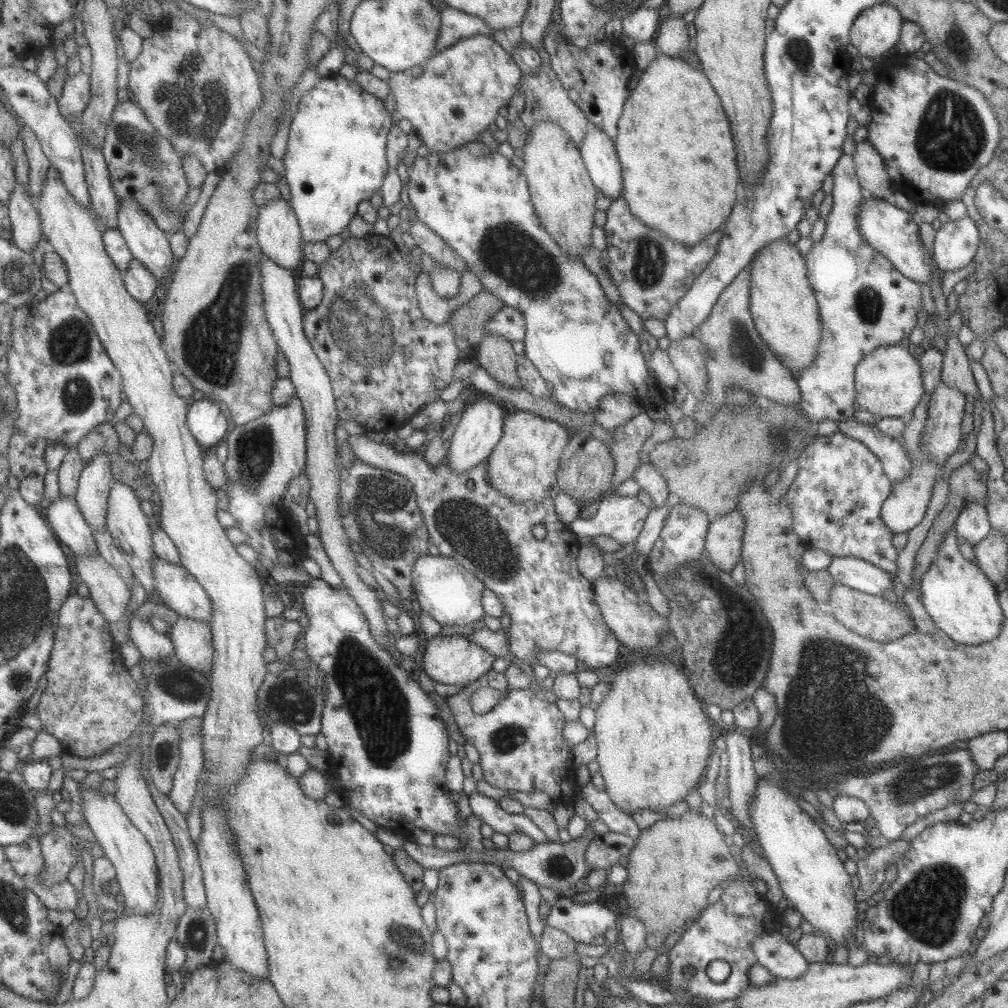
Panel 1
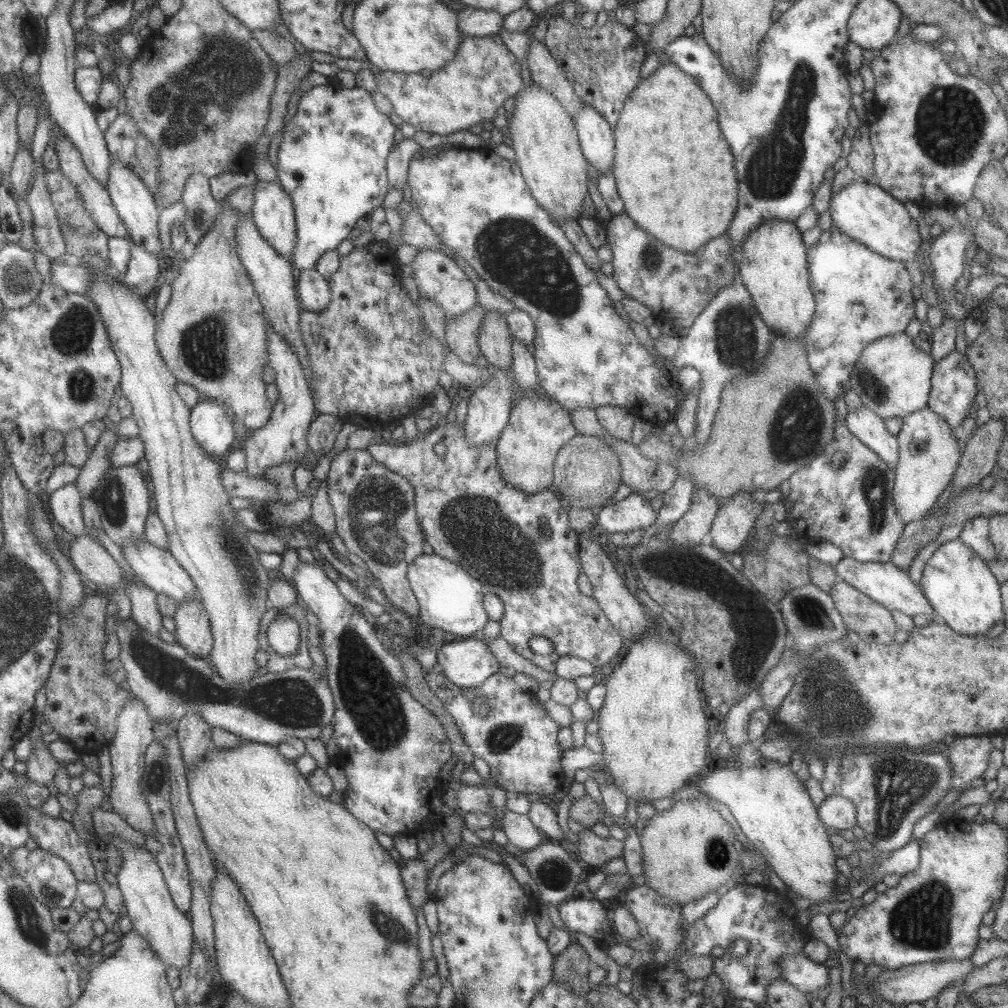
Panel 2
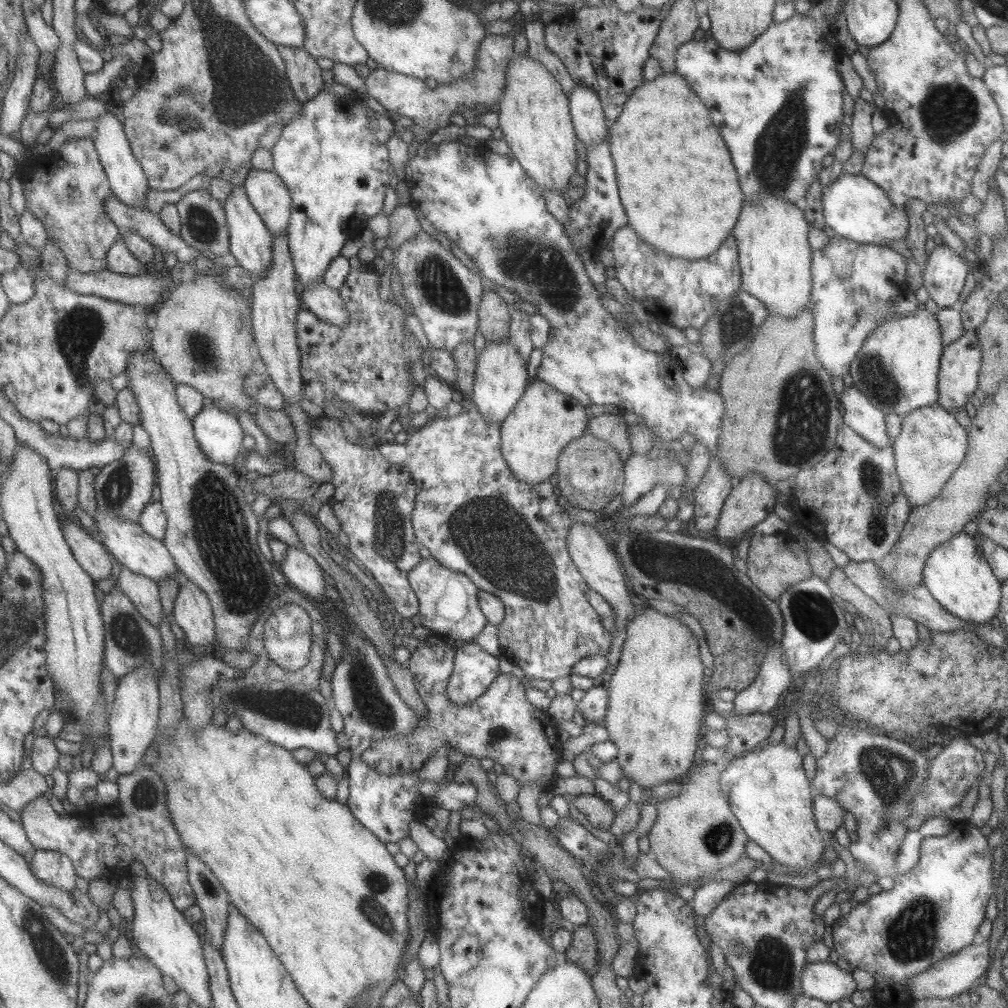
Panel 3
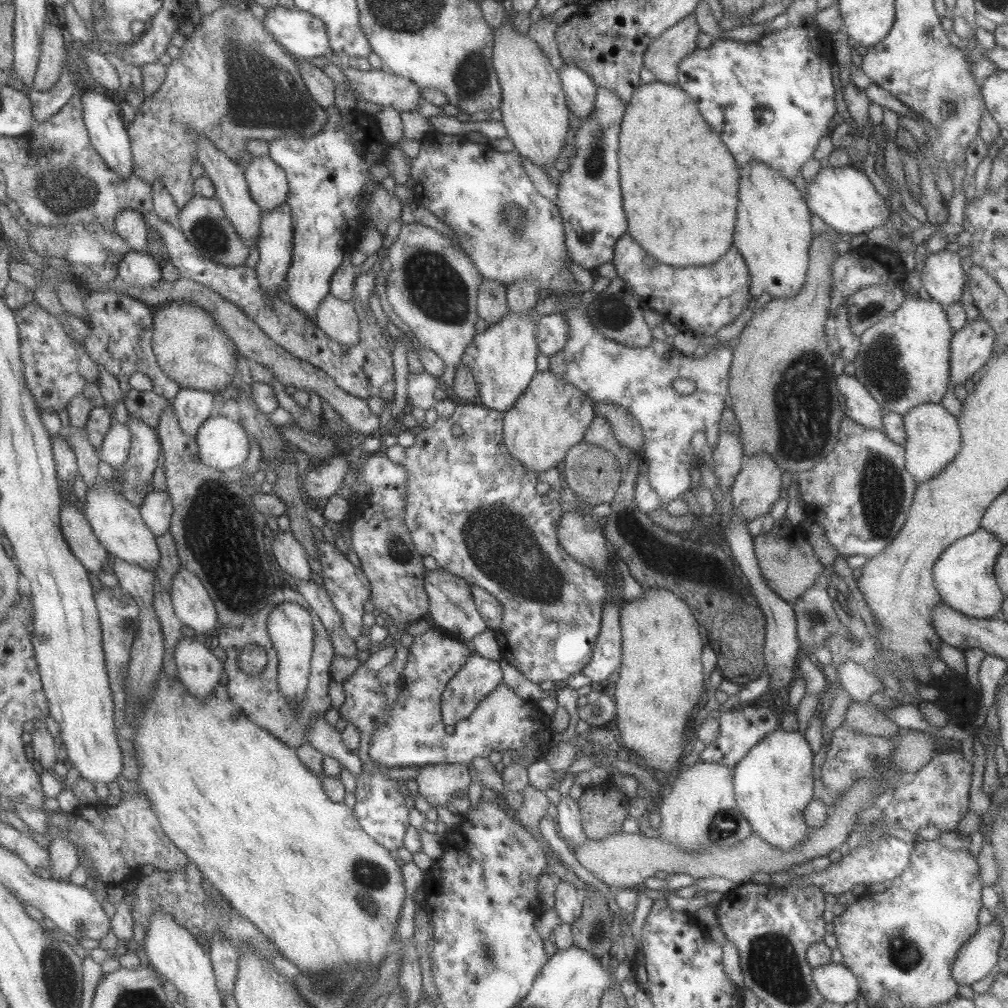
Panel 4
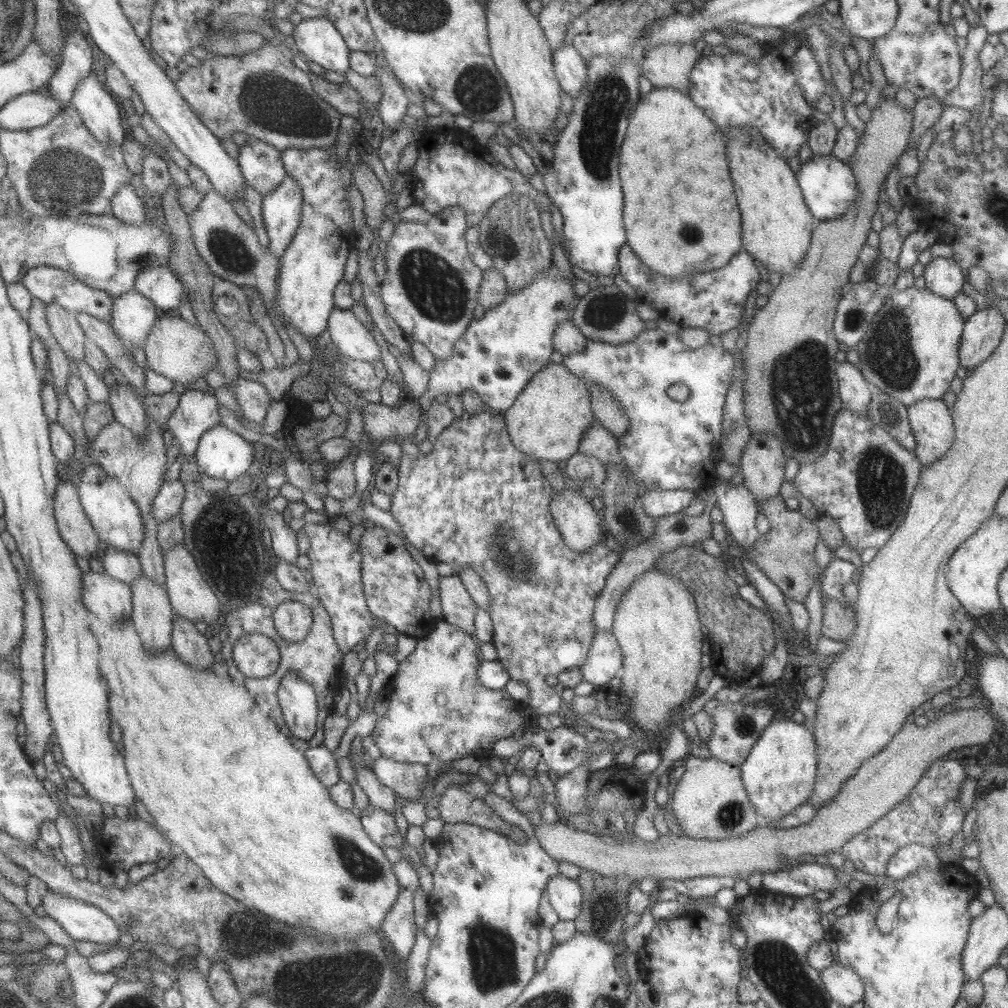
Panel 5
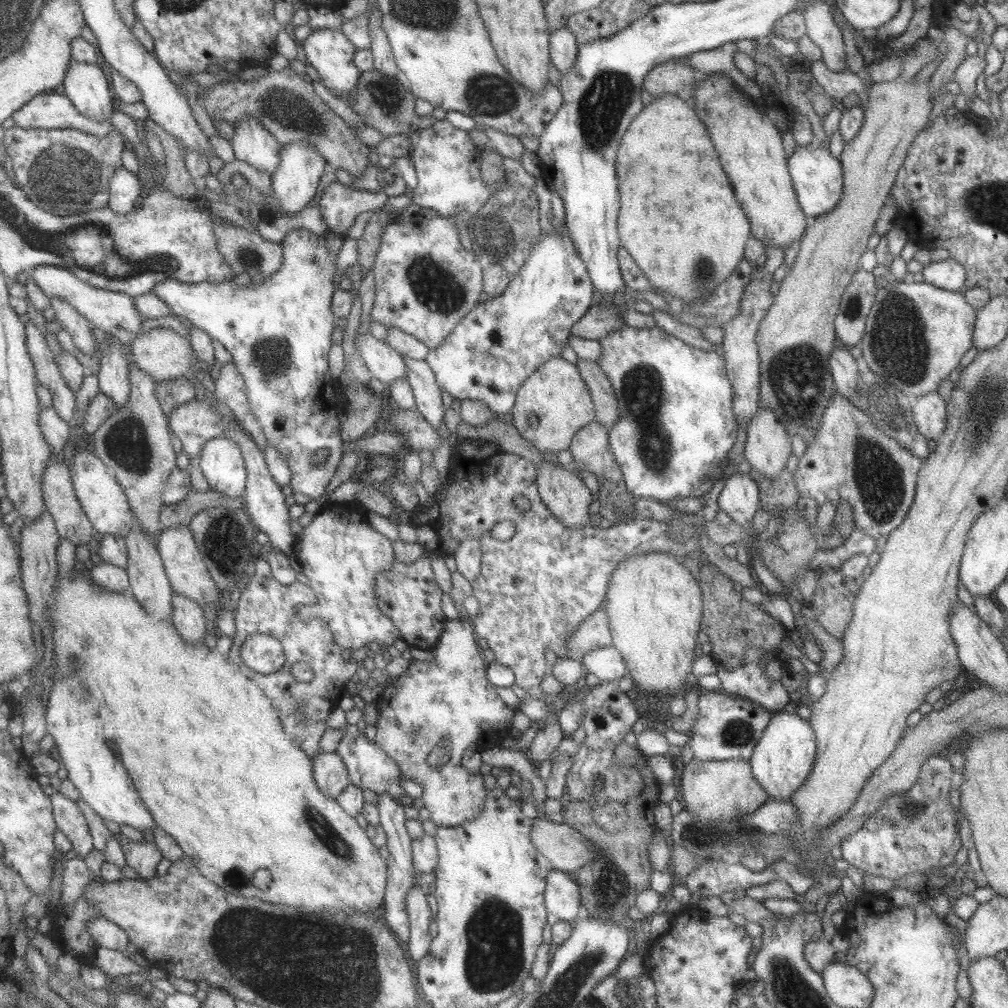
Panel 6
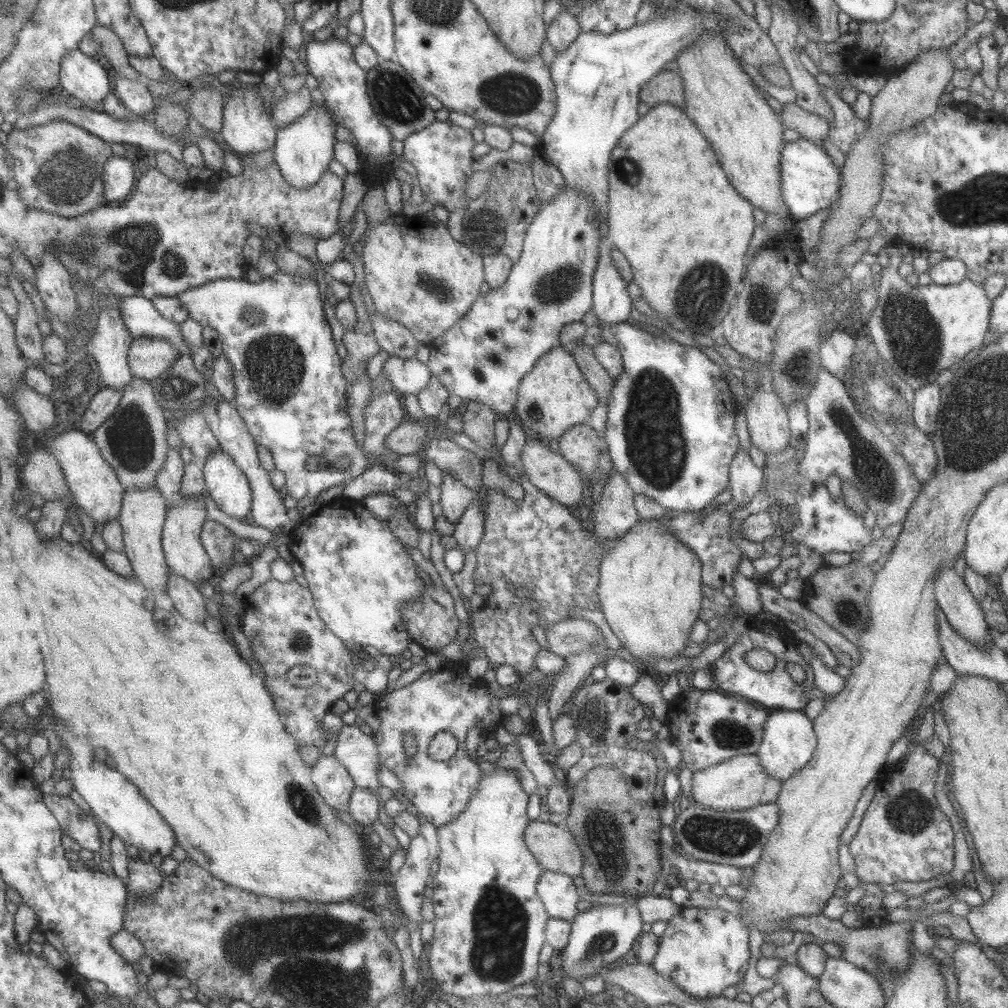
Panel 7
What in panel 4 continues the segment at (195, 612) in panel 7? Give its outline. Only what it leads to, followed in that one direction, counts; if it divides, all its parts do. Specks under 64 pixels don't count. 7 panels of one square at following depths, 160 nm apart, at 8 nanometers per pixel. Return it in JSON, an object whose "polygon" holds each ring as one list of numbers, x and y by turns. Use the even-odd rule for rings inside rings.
{"polygon":[[181,637,173,651,177,679,198,700,212,694,218,680,224,680,224,664,194,637]]}

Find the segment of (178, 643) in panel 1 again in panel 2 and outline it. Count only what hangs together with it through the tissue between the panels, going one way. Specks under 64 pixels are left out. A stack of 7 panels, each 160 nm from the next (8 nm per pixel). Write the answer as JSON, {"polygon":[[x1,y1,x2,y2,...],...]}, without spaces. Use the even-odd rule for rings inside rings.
{"polygon":[[198,598,177,606,174,615,174,640,197,658,208,658,212,649,212,634,208,615]]}

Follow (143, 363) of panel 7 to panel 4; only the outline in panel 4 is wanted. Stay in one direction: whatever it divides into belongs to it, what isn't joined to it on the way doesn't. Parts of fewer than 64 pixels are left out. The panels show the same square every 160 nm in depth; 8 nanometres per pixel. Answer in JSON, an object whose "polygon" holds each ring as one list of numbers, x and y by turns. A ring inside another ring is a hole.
{"polygon":[[170,301,165,307,155,308,153,314,153,352,158,366,182,389,196,389,211,394,219,394,227,389,235,375,235,357,239,354,233,344,211,318,212,314,191,301]]}

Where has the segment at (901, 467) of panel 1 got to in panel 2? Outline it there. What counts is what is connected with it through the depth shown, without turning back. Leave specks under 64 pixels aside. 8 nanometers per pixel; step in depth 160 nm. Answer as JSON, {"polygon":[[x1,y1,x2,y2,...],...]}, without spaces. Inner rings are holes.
{"polygon":[[859,407,847,410,844,423,848,431,883,460,889,469,895,469,899,443,896,435,887,432,883,418,867,407]]}

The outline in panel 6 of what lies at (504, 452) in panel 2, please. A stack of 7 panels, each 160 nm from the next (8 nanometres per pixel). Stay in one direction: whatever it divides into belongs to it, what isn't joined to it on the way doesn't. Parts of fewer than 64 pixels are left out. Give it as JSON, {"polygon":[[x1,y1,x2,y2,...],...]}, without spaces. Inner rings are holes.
{"polygon":[[552,357,519,386,508,418,520,437,536,450,557,456,561,450,568,450,571,439,582,426,594,420,594,413,587,386,575,365,561,357]]}

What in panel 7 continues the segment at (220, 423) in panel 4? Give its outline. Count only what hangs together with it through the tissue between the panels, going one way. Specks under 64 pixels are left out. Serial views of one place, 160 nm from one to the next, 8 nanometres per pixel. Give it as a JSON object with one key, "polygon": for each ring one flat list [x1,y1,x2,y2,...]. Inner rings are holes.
{"polygon":[[220,449,200,462,201,473,205,485,205,493,211,496,216,506,229,516,234,516,241,521,248,520,250,514,251,489,248,480,241,470,231,462,231,458]]}

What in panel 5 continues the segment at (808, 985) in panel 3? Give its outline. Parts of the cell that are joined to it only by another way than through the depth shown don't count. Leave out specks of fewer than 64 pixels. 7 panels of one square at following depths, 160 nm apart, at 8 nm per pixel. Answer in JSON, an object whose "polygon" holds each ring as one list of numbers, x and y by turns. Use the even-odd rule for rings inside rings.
{"polygon":[[834,962,820,970,819,974,829,996,841,1007,850,1007,854,1002,862,1000,863,982,850,968]]}

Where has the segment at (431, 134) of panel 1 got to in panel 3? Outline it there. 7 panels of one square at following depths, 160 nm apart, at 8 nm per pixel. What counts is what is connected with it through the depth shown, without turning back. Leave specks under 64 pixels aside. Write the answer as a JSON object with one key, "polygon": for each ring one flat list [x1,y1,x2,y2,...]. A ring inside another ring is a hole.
{"polygon":[[485,28,485,36,479,41,474,58,474,69,468,77,428,88,420,78,405,76,377,66,370,69,367,78,364,78,367,95,372,103,378,102,387,111,410,118,415,125,435,132,439,128,450,126,449,118,453,114,462,115,465,110,470,111,479,104,500,104,508,60,514,57,512,44,513,34,491,34]]}

